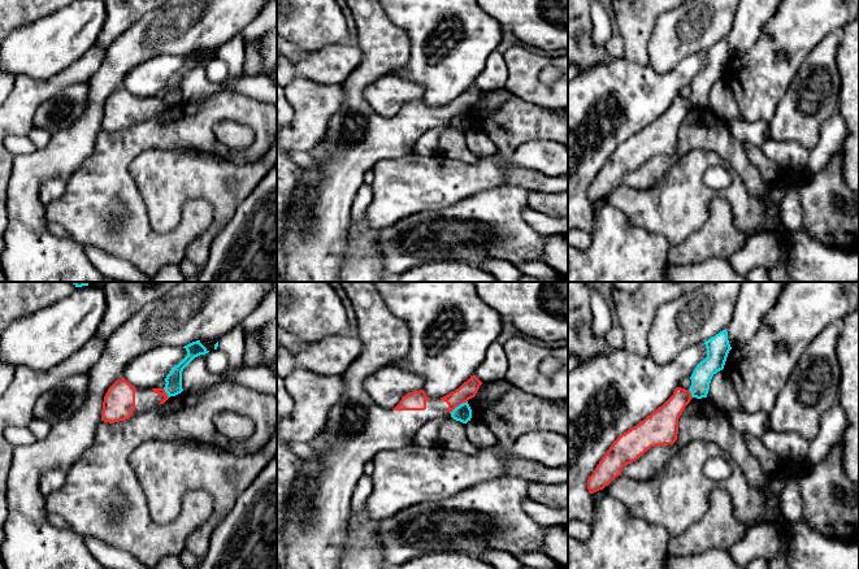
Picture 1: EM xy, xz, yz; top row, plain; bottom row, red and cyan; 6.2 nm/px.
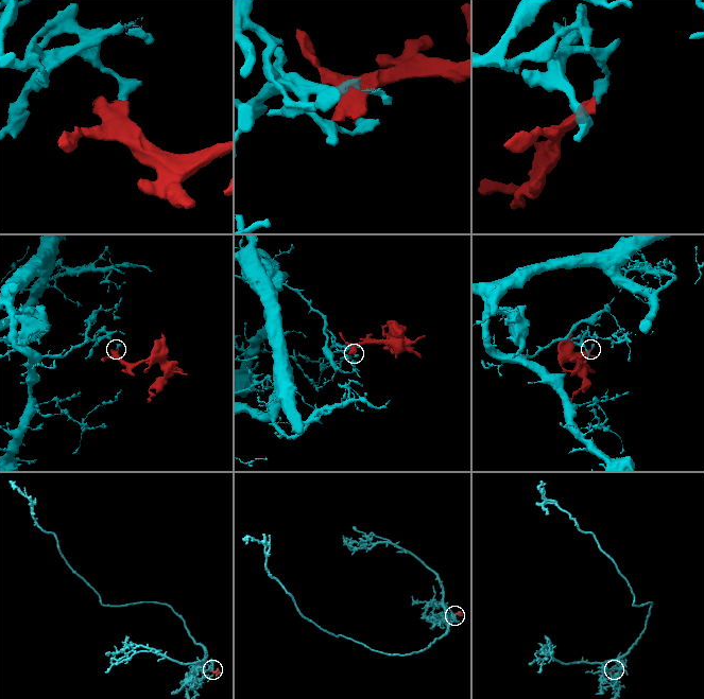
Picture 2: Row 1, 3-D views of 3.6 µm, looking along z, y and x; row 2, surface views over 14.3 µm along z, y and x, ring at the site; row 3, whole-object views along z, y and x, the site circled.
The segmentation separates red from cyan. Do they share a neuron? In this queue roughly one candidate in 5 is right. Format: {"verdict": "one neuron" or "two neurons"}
{"verdict": "two neurons"}

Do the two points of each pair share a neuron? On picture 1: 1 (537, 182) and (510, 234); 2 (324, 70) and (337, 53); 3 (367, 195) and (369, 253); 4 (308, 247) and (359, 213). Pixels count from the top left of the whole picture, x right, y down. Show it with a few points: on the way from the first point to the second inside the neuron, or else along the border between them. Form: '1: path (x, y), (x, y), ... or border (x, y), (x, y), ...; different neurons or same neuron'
1: border (506, 183), (524, 186), (530, 190); different neurons
2: path (328, 66), (337, 57); same neuron
3: path (360, 209), (360, 235), (363, 239); same neuron
4: border (359, 189), (351, 205), (351, 226), (346, 248); different neurons

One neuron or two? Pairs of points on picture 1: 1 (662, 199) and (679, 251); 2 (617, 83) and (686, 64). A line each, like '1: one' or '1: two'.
1: two
2: one

